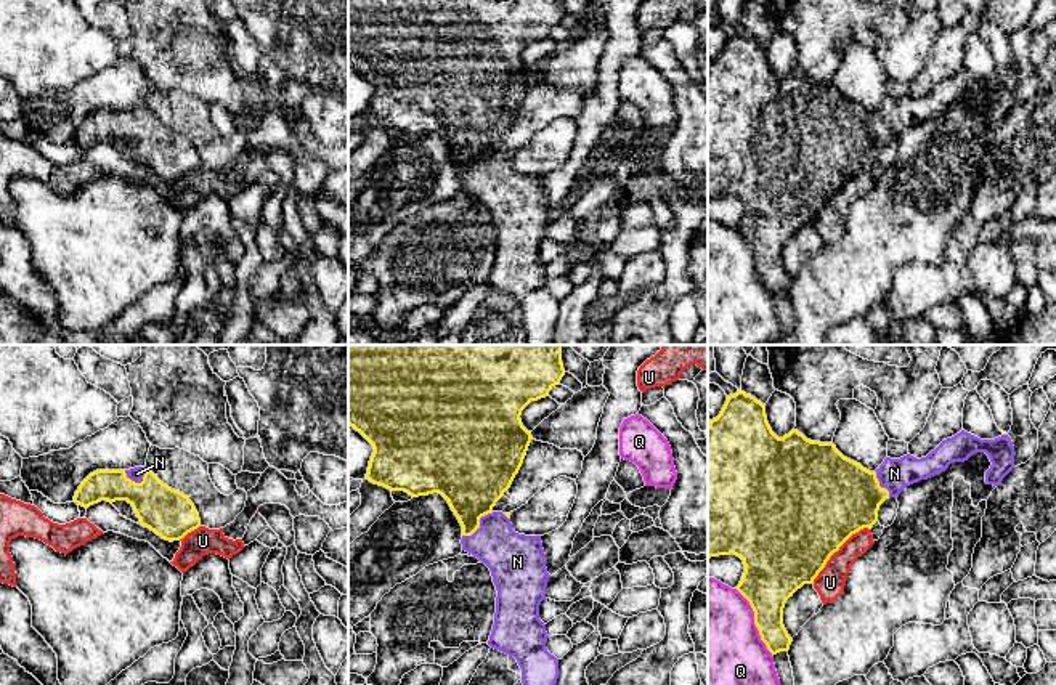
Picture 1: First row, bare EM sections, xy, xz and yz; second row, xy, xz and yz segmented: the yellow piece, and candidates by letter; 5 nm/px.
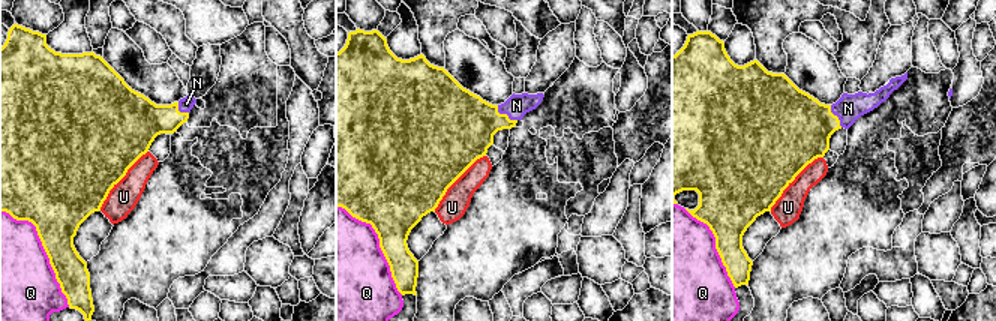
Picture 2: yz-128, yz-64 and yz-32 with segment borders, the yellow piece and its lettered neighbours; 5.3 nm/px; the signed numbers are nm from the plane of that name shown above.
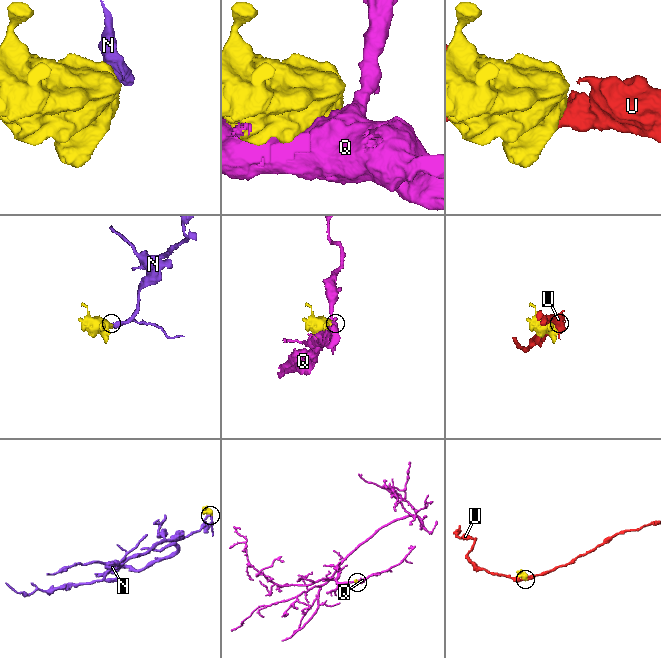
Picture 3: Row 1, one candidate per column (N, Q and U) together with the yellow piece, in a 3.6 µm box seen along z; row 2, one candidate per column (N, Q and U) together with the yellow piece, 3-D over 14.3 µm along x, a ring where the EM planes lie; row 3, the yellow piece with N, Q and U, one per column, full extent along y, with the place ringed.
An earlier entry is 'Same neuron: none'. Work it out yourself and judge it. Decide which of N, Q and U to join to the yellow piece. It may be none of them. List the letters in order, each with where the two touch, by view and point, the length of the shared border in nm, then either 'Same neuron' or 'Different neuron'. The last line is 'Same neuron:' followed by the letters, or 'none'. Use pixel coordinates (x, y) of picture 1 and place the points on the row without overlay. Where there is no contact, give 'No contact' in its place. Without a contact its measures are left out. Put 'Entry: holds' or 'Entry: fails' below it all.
N: Touches yellow at xz (479, 167). Shared border 190 nm. Same neuron
Q: Touches yellow at yz (755, 262). Shared border 380 nm. Different neuron
U: Touches yellow at yz (836, 191). Shared border 400 nm. Different neuron
Same neuron: N
Entry: fails

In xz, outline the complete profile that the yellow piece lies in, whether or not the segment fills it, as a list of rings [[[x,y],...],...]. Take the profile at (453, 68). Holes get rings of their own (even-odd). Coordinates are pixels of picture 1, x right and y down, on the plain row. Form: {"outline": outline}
{"outline": [[[348,0],[348,66],[374,88],[366,119],[412,138],[438,133],[448,141],[462,167],[462,191],[491,212],[498,237],[488,286],[517,300],[526,345],[552,345],[558,319],[558,300],[546,289],[549,276],[539,260],[550,215],[541,176],[515,173],[510,154],[494,152],[493,148],[510,128],[533,80],[522,64],[522,51],[531,42],[549,37],[563,16],[562,0]]]}

